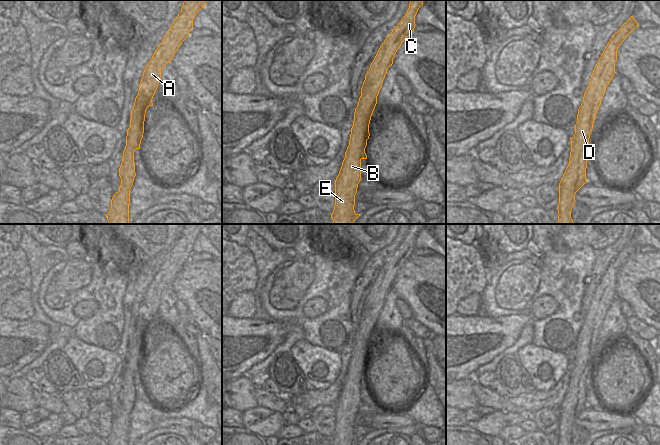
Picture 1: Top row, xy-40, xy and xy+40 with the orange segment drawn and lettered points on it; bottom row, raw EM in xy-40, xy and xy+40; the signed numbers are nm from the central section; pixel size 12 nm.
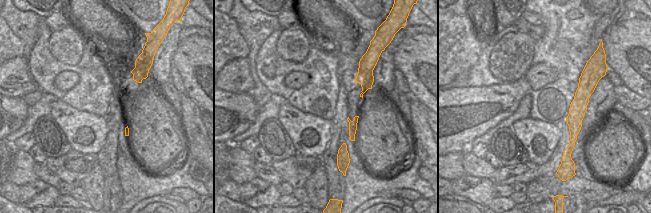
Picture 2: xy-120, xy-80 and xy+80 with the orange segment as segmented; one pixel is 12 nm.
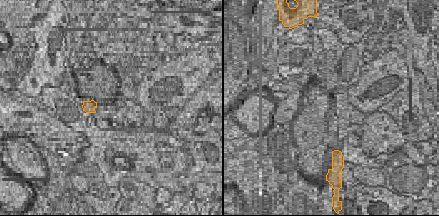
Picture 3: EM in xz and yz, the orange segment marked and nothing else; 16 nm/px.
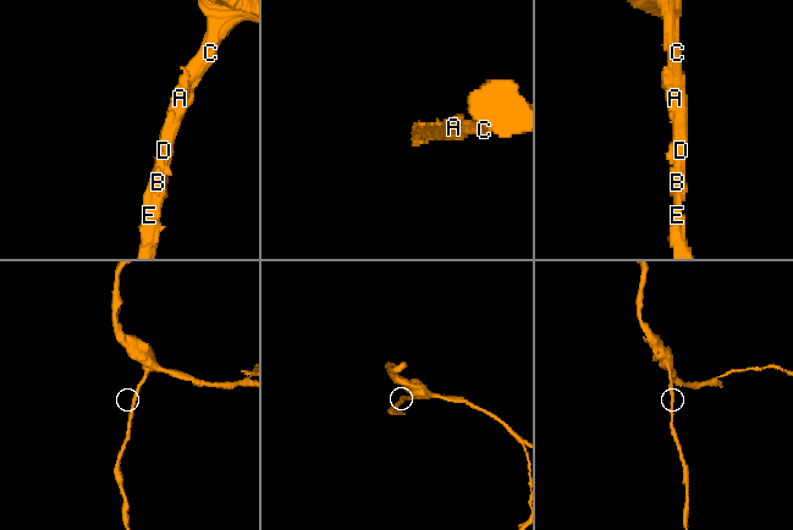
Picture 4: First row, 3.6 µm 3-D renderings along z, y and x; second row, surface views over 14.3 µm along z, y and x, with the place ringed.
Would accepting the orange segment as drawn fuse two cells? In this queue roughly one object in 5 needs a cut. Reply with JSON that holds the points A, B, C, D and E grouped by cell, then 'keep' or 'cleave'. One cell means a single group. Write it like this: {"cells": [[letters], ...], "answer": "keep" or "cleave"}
{"cells": [["A", "B", "C", "D", "E"]], "answer": "keep"}

